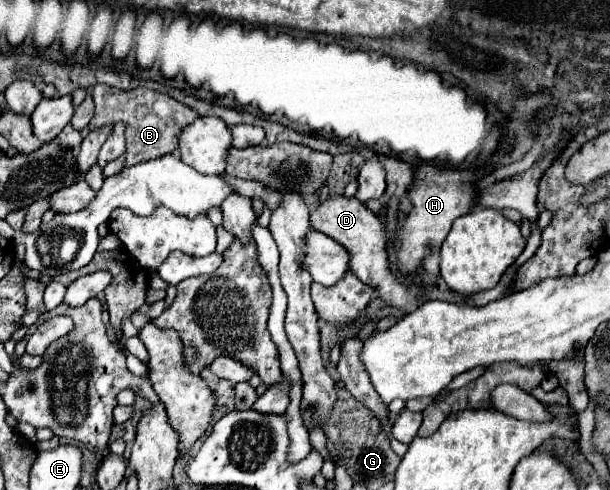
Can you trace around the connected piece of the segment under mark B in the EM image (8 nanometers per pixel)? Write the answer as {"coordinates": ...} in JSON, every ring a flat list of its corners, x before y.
{"coordinates":[[94,85,90,89,90,95,96,103,96,113,88,125,90,131,104,127,104,125,116,125,126,123,126,153,124,153,124,167,138,165,150,159,158,159,166,153,174,153,178,147,178,135,182,133,182,127,188,127,198,113,176,99,172,99,166,93,152,91,146,87,138,87,132,91,120,91,110,85]]}

